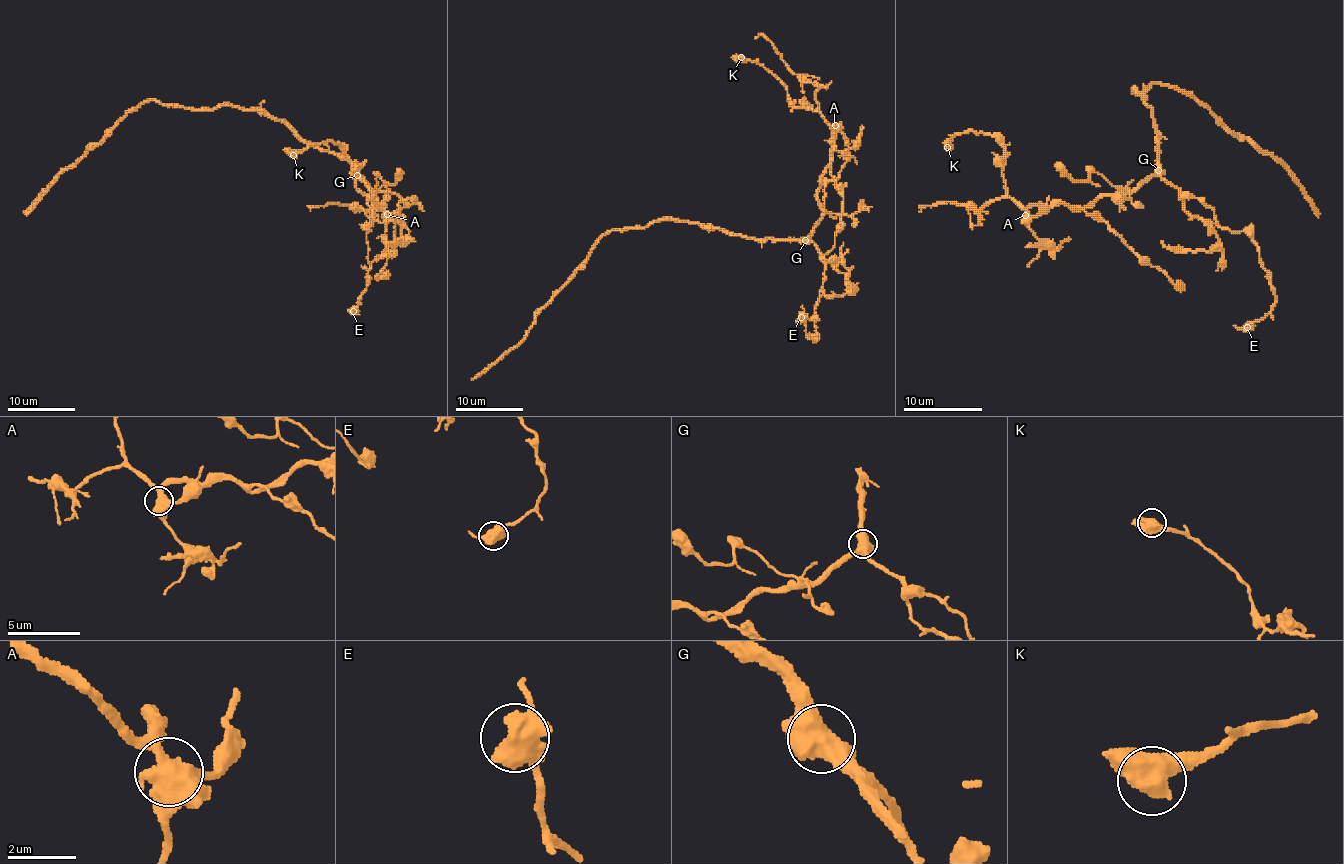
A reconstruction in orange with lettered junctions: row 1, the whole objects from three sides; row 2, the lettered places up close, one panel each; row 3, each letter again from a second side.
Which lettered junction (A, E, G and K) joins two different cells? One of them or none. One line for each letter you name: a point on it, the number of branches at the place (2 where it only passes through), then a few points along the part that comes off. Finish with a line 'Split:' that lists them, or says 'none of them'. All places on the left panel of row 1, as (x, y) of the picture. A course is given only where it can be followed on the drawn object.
Split: none of them

